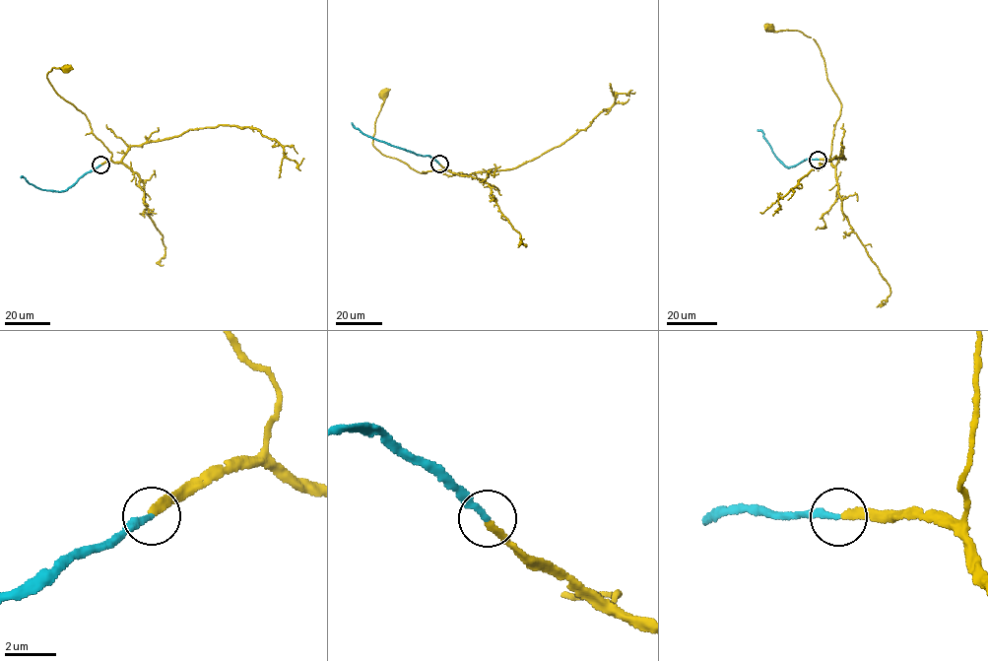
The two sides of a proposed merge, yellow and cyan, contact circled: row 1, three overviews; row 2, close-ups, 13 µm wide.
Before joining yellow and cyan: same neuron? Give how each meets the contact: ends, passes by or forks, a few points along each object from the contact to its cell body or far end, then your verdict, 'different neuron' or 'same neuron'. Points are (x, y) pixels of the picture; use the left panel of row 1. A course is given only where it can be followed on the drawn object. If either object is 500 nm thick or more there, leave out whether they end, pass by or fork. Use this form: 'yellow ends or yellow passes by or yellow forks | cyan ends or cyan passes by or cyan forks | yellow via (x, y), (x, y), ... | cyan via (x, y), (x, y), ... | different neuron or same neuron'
yellow ends | cyan ends | yellow via (100, 165), (109, 161), (111, 154), (93, 134), (85, 115), (54, 90), (47, 77), (52, 68), (66, 69) | cyan via (100, 165), (86, 172), (65, 190), (42, 189), (20, 177) | same neuron

